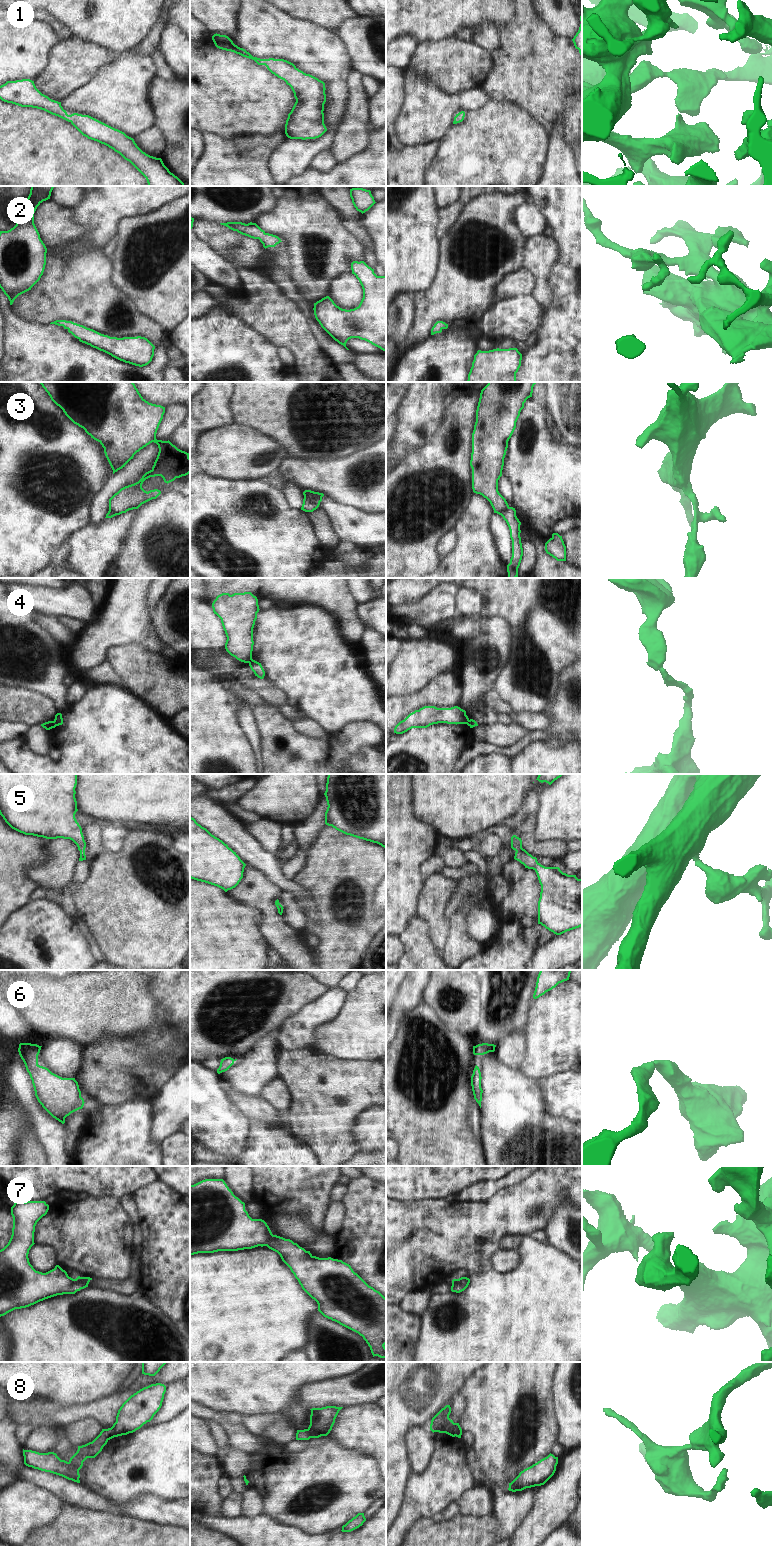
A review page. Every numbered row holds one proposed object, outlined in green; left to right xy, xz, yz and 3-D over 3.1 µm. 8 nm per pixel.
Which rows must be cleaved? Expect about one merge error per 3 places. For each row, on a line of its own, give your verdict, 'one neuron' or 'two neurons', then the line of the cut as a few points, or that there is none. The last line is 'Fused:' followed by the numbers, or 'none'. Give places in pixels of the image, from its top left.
1: one neuron; no cut
2: one neuron; no cut
3: two neurons; cut in xz along (304, 496), (317, 507)
4: two neurons; cut in xy along (52, 721), (54, 727)
5: one neuron; no cut
6: one neuron; no cut
7: one neuron; no cut
8: two neurons; cut in xy along (111, 1427), (116, 1436)
Fused: 3, 4, 8

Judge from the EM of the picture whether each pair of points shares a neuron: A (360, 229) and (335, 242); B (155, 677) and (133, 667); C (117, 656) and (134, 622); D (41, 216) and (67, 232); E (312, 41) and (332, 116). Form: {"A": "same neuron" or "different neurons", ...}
{"A": "different neurons", "B": "same neuron", "C": "different neurons", "D": "same neuron", "E": "same neuron"}

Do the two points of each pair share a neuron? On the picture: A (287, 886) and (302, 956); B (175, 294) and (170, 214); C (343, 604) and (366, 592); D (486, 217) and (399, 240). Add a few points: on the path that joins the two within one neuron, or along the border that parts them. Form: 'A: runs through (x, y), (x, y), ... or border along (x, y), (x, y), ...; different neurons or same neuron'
A: border along (265, 875), (282, 891); different neurons
B: runs through (140, 290), (123, 278), (120, 261), (135, 227); same neuron
C: border along (348, 588), (358, 603); different neurons
D: border along (440, 240), (440, 258), (437, 263); different neurons

